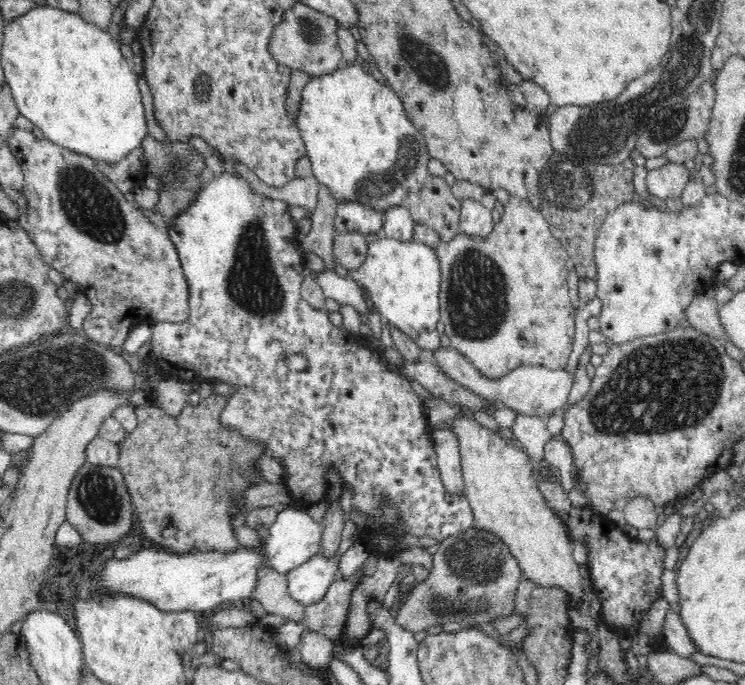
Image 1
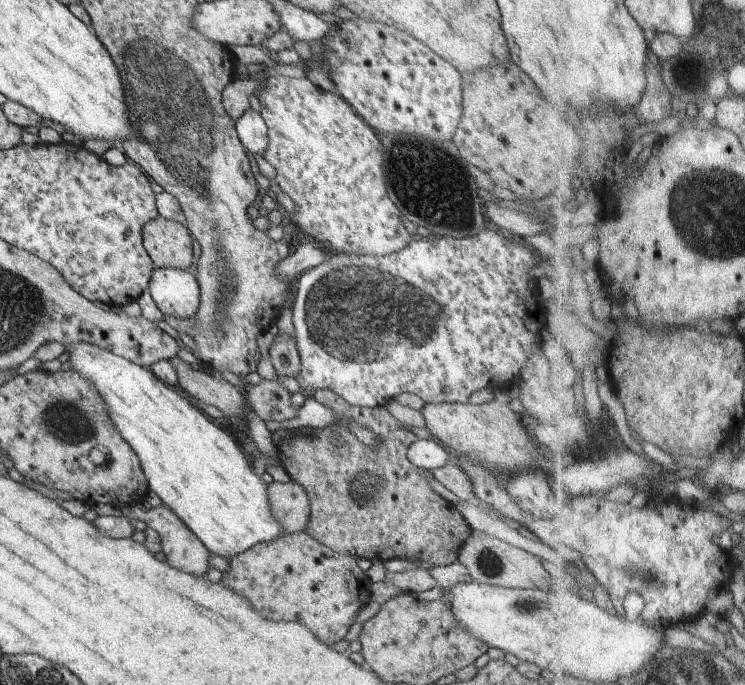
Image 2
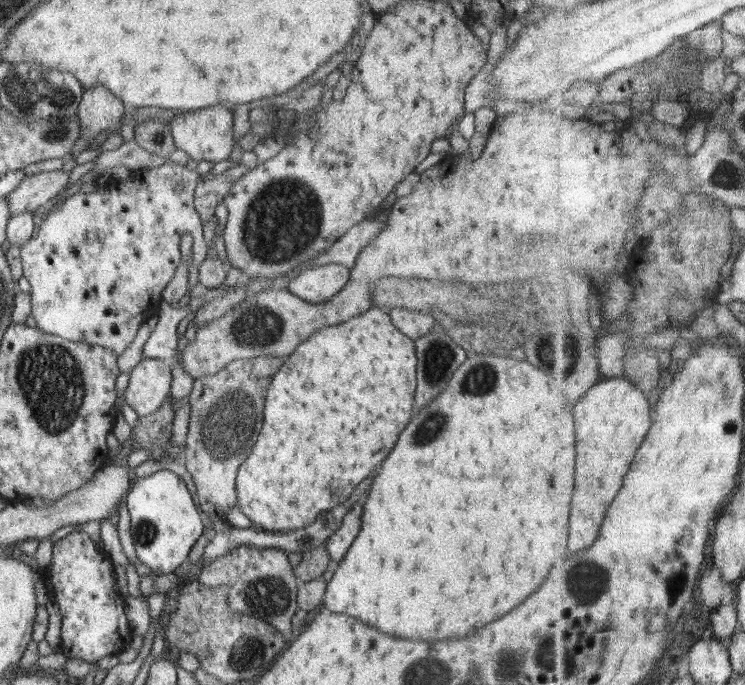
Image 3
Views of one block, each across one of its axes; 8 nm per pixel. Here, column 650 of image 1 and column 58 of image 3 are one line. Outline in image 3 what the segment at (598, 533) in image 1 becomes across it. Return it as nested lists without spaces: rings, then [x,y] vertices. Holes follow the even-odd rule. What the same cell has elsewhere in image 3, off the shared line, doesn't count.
[[[82,530],[68,533],[55,542],[53,547],[53,559],[48,566],[48,574],[44,580],[50,598],[56,602],[61,611],[61,650],[67,658],[76,658],[88,663],[97,663],[104,656],[119,654],[132,641],[134,634],[129,626],[126,614],[126,602],[118,587],[114,585],[112,574],[113,561],[111,557],[97,546],[88,533]]]

